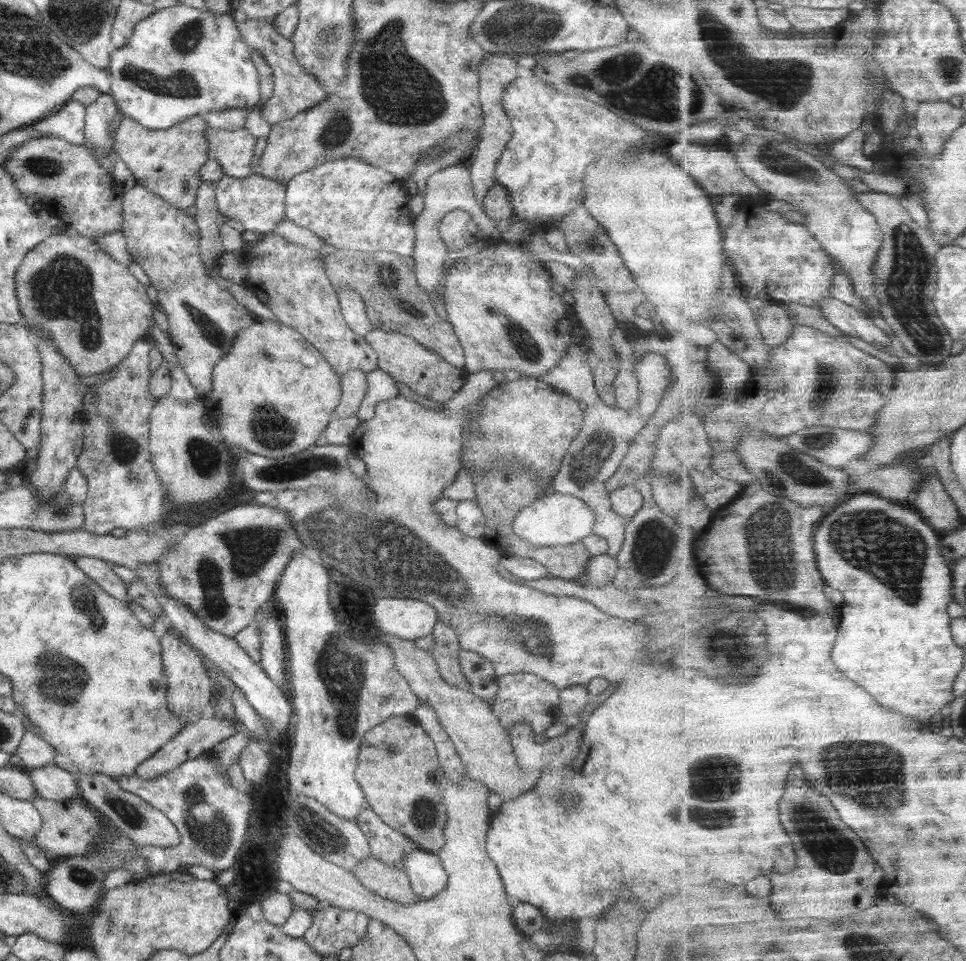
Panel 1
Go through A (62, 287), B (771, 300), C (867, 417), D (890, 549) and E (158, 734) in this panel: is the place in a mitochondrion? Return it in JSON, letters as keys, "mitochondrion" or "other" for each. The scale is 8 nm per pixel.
{"A":"mitochondrion","B":"other","C":"other","D":"mitochondrion","E":"other"}

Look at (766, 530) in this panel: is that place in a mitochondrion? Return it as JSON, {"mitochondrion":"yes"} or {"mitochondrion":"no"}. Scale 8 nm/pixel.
{"mitochondrion":"yes"}

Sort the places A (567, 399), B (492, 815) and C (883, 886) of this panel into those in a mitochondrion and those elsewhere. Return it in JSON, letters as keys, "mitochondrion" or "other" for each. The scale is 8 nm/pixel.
{"A":"other","B":"other","C":"other"}

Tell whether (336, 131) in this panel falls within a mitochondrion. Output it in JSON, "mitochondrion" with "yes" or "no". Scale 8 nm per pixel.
{"mitochondrion":"yes"}

